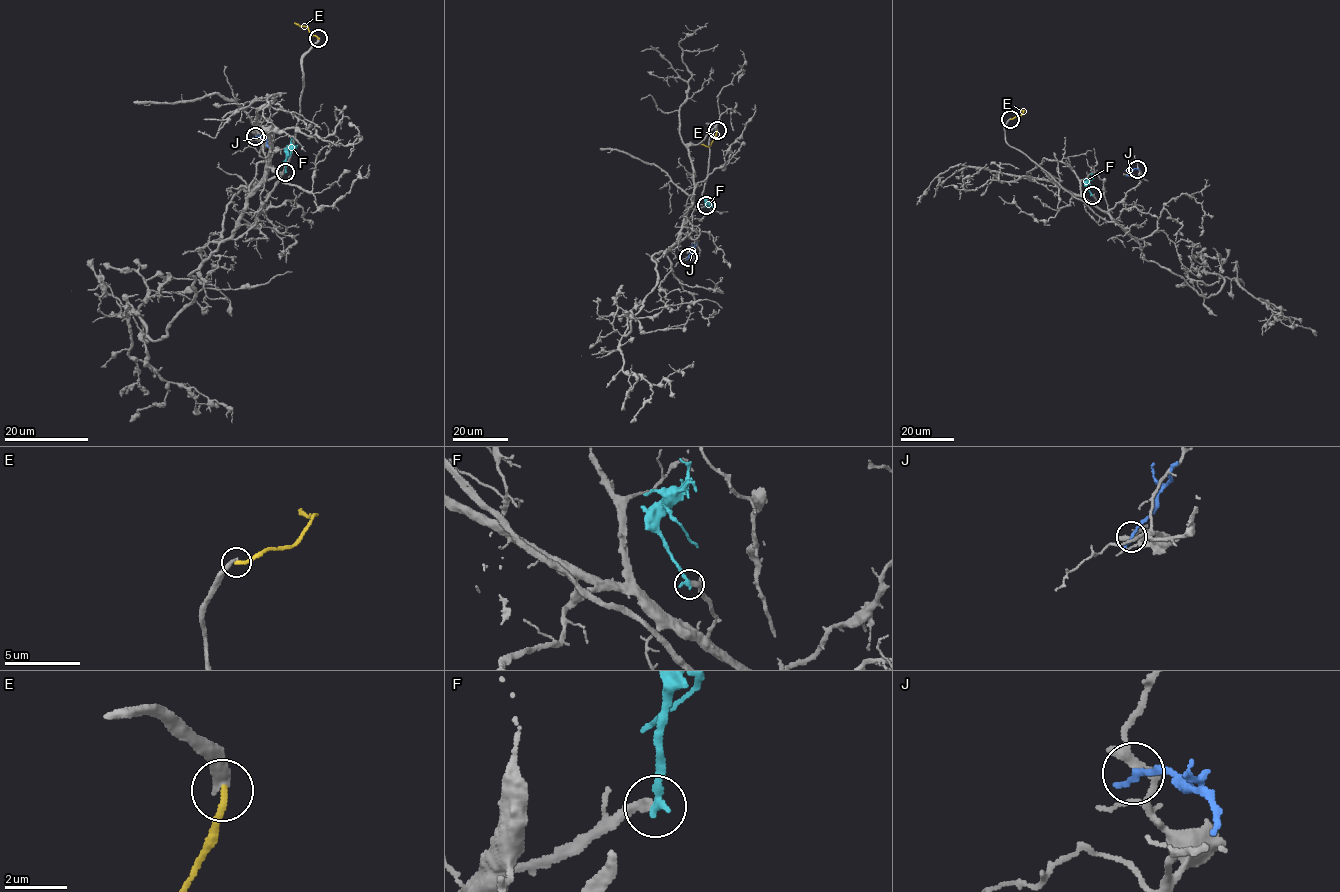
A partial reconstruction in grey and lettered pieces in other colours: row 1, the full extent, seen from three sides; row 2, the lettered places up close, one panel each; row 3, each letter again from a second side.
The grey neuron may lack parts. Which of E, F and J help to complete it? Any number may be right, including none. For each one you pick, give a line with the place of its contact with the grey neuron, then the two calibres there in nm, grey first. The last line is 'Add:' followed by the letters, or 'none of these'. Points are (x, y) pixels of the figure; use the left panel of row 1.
Add: none of these

